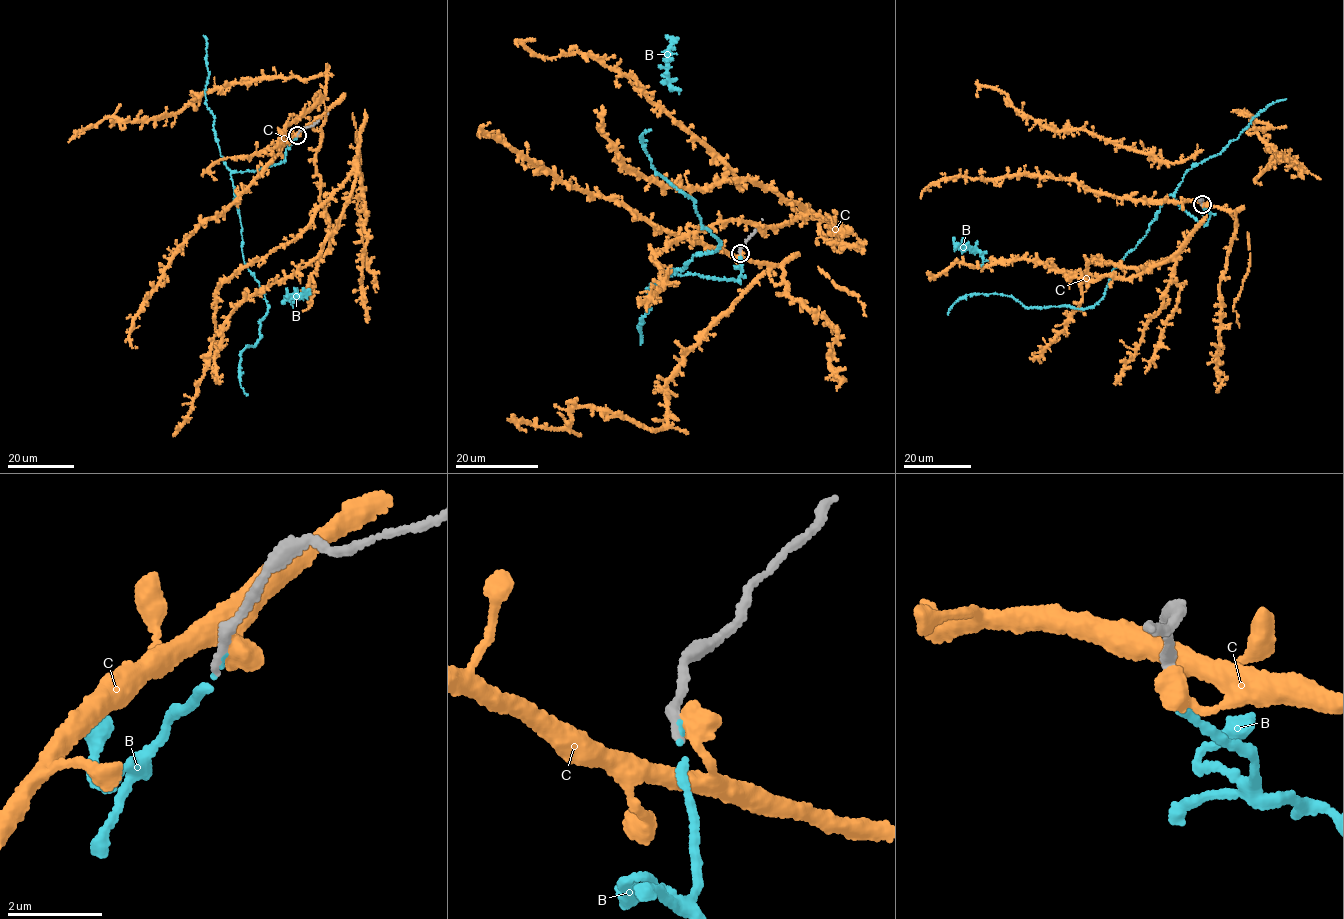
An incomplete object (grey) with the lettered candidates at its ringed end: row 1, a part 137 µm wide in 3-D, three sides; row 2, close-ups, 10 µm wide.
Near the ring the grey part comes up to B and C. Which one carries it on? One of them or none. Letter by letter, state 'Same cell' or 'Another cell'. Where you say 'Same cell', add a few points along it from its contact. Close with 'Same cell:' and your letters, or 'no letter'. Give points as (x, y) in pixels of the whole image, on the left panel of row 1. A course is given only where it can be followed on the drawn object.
B: Same cell
C: Another cell
Same cell: B

